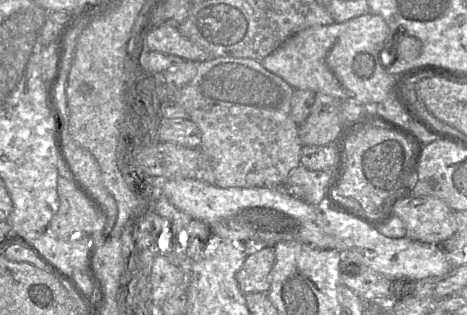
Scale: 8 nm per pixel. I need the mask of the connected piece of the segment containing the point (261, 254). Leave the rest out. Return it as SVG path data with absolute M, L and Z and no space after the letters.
M274 247L263 249L249 255L236 275L243 294L265 293L270 290L270 272L275 262Z

